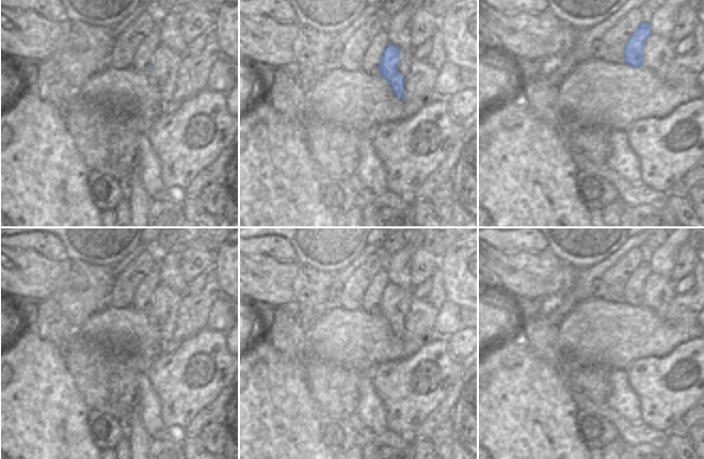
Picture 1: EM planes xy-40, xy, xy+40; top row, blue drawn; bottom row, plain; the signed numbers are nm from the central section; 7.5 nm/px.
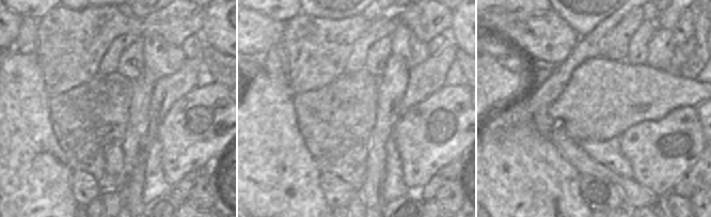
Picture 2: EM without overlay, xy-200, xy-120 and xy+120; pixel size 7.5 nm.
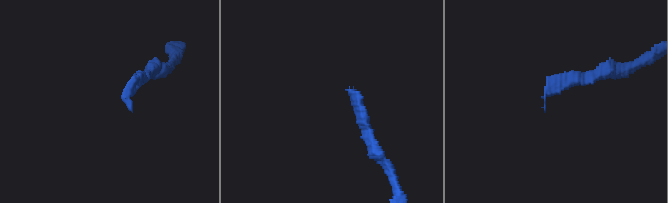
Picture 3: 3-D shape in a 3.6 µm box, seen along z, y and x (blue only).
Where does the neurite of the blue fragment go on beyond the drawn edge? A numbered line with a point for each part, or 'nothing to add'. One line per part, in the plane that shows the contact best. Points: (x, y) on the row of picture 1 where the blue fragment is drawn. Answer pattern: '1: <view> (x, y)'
1: xy-40 (144, 51)

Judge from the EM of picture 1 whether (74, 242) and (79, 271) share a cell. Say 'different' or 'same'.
different

